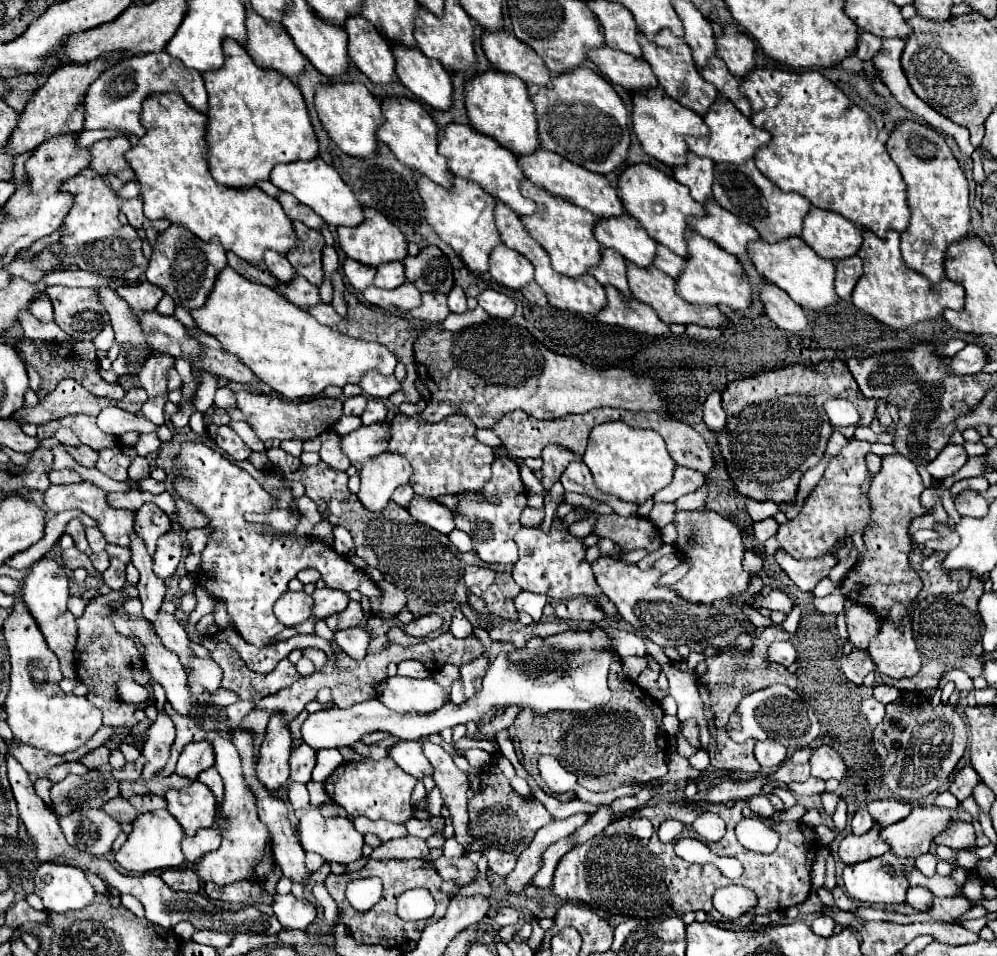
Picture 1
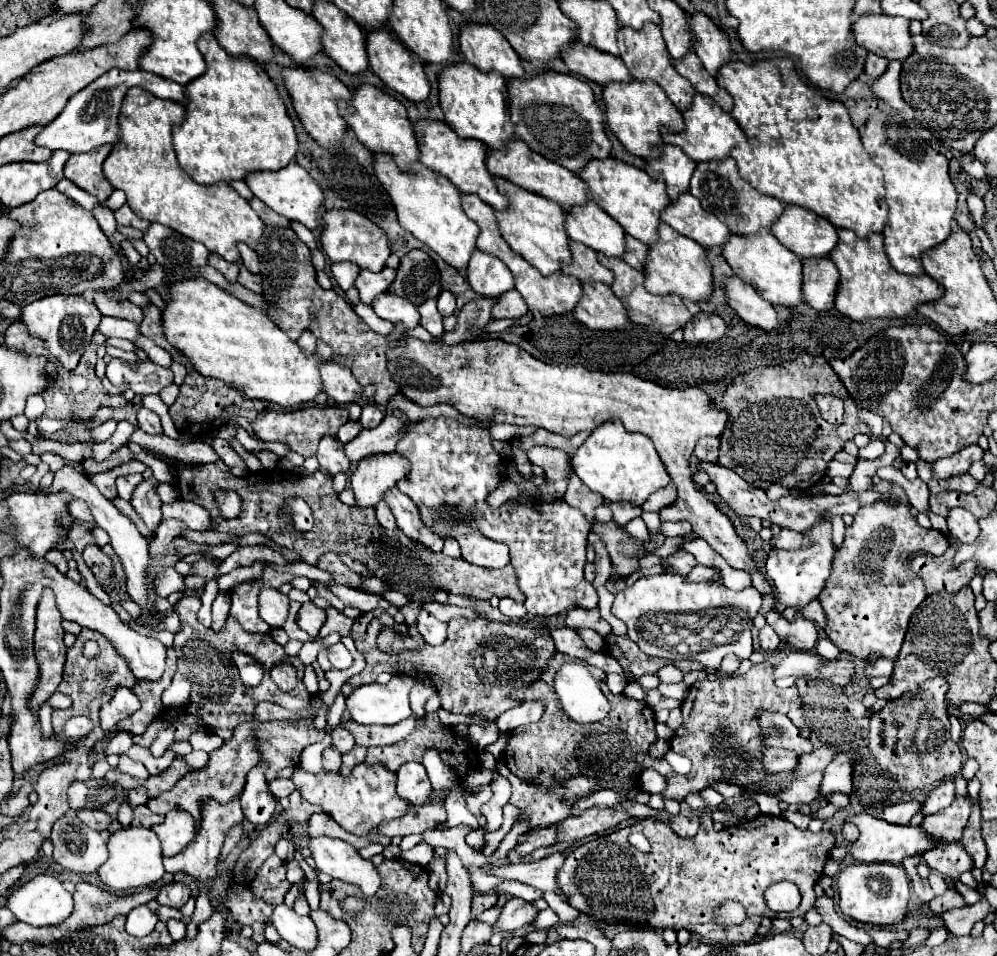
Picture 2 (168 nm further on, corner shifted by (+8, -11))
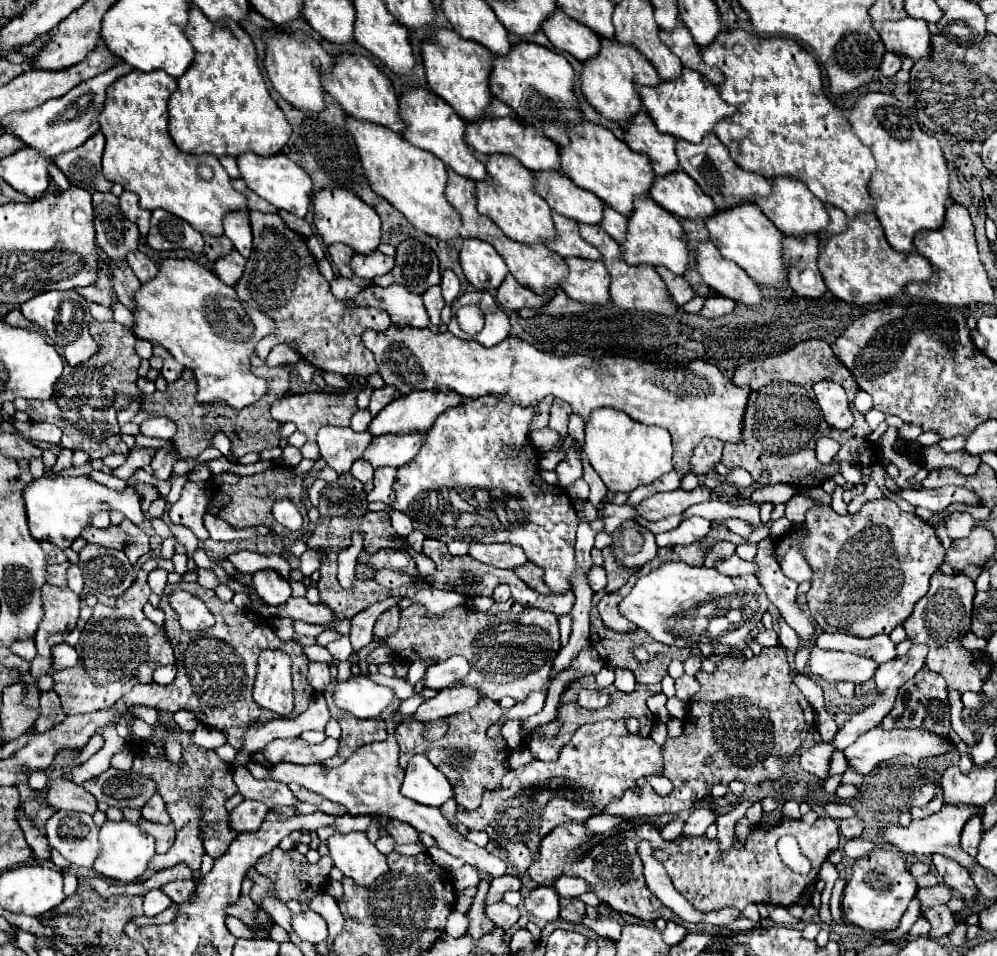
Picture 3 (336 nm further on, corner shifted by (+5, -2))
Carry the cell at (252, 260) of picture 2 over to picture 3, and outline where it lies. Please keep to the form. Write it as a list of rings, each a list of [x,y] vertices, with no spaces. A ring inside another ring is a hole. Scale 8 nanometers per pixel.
[[[241,209],[239,213],[229,213],[227,217],[223,217],[223,229],[225,229],[225,235],[233,241],[235,249],[243,257],[249,257],[249,253],[251,253],[249,211],[247,209]]]

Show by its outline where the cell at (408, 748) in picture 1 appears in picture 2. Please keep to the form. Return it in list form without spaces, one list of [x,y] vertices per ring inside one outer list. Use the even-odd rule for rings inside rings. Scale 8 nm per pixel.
[[[406,762],[398,768],[398,794],[410,804],[428,804],[430,802],[430,780],[428,772],[420,762]]]

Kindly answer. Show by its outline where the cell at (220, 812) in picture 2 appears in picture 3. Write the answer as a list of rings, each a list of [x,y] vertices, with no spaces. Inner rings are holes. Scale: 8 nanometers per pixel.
[[[245,767],[235,769],[235,785],[245,799],[263,801],[265,805],[269,805],[269,809],[279,805],[293,807],[295,803],[299,803],[299,799],[289,791],[285,783],[277,783],[271,779],[255,779]]]

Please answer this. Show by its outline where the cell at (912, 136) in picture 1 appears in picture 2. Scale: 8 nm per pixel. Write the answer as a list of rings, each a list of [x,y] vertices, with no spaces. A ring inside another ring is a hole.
[[[894,112],[872,114],[866,122],[862,144],[872,156],[874,164],[880,166],[884,172],[890,216],[882,236],[890,264],[900,274],[924,276],[922,254],[942,244],[952,234],[958,194],[948,176],[948,160],[926,140],[912,136],[906,128],[906,122],[898,120]]]

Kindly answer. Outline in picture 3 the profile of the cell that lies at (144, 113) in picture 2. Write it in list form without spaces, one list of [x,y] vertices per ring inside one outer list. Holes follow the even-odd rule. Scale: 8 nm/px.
[[[133,69],[107,89],[99,115],[99,125],[105,135],[103,175],[127,191],[139,193],[143,209],[165,209],[191,223],[199,233],[217,237],[223,235],[225,213],[247,209],[247,199],[231,187],[231,179],[217,157],[209,153],[187,155],[173,143],[167,133],[167,101],[175,89],[177,79],[161,69],[151,73]]]

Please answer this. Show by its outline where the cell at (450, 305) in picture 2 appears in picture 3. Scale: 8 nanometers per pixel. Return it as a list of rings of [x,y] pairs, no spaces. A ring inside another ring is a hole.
[[[451,269],[443,271],[443,275],[441,275],[441,289],[443,289],[445,303],[451,305],[455,301],[457,293],[459,293],[459,279],[457,279],[457,275]]]

